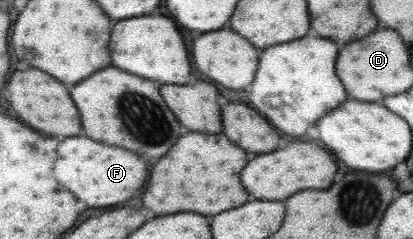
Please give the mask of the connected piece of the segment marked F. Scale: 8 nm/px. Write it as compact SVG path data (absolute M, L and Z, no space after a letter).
M71 136L57 144L53 174L57 182L63 184L77 200L85 202L89 208L103 208L129 200L133 192L143 186L147 178L147 168L145 162L129 150L93 142L85 136Z

